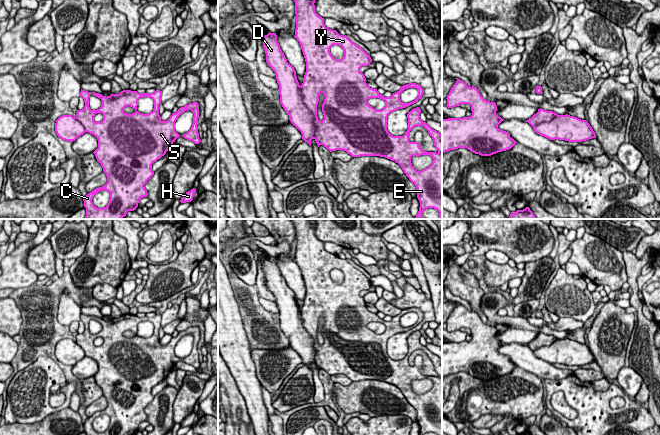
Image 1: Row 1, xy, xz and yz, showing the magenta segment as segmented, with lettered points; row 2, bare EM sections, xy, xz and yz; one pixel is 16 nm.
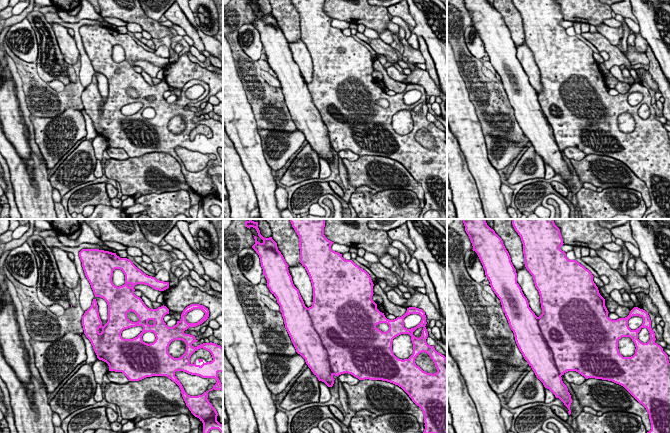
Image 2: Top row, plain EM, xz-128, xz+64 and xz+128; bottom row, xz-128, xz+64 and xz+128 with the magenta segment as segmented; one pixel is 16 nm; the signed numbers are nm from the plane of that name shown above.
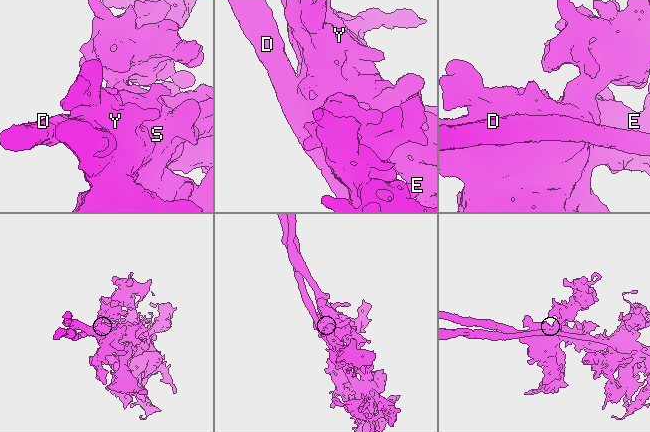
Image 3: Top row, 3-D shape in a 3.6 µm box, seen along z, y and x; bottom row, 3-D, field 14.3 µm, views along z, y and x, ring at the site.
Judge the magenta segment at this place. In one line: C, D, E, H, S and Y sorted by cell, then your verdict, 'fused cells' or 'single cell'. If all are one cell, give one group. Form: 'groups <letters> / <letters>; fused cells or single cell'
groups C E H S Y / D; fused cells

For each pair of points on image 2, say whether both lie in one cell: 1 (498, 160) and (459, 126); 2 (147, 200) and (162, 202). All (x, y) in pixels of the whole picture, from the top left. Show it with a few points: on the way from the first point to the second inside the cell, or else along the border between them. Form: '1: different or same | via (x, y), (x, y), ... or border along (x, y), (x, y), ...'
1: different | border along (484, 136), (487, 158), (497, 171)
2: same | via (151, 201), (158, 202)

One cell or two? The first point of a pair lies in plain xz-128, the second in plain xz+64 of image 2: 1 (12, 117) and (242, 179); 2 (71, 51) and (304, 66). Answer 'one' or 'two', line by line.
1: two
2: one

